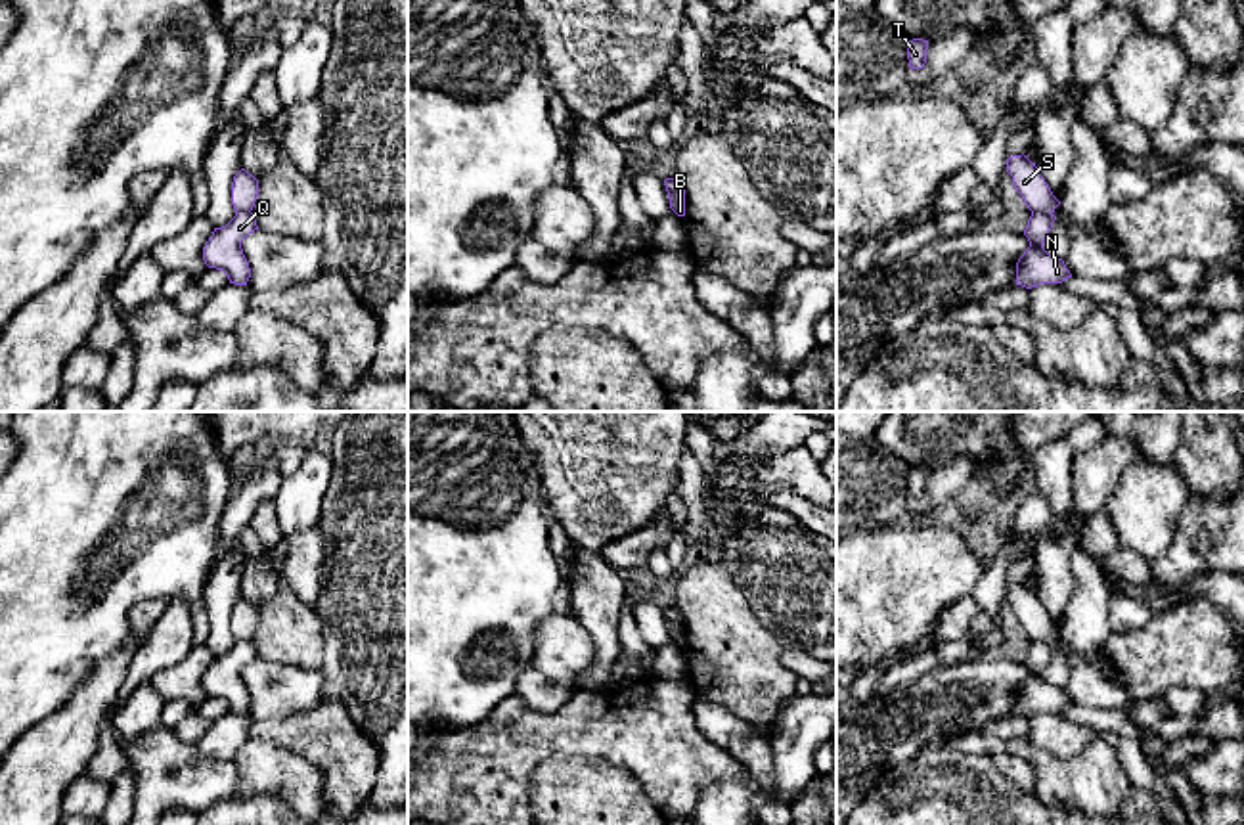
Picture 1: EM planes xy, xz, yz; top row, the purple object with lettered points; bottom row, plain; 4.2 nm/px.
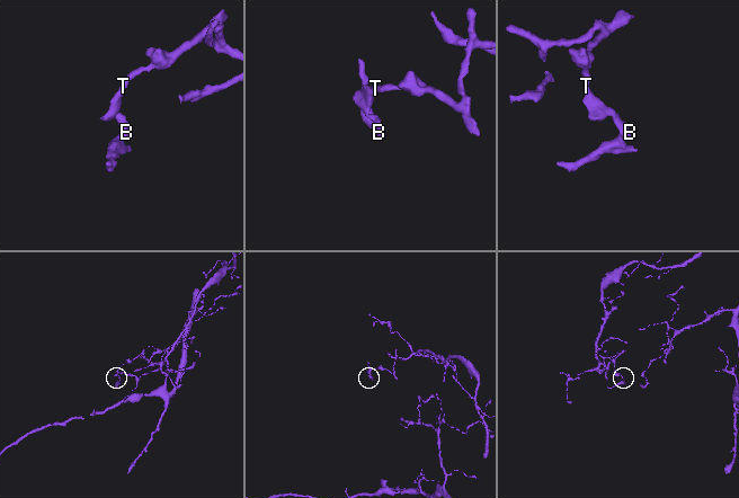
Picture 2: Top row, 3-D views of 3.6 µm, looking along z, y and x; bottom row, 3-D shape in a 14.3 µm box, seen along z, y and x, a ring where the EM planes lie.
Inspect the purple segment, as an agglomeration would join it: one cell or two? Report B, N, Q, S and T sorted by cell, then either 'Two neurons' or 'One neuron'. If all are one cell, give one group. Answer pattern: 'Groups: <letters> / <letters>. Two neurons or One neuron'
Groups: B N Q / S T. Two neurons

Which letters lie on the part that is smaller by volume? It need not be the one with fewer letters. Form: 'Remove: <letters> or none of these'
Remove: B, N, Q

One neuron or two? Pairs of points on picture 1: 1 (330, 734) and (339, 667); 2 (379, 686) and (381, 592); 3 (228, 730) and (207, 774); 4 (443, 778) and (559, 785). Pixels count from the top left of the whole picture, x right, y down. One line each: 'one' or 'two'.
1: two
2: one
3: two
4: two

